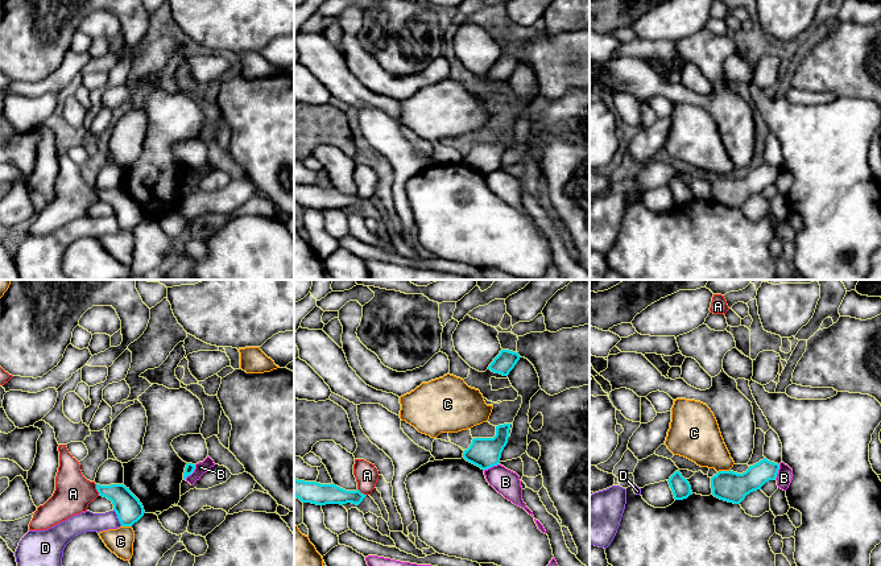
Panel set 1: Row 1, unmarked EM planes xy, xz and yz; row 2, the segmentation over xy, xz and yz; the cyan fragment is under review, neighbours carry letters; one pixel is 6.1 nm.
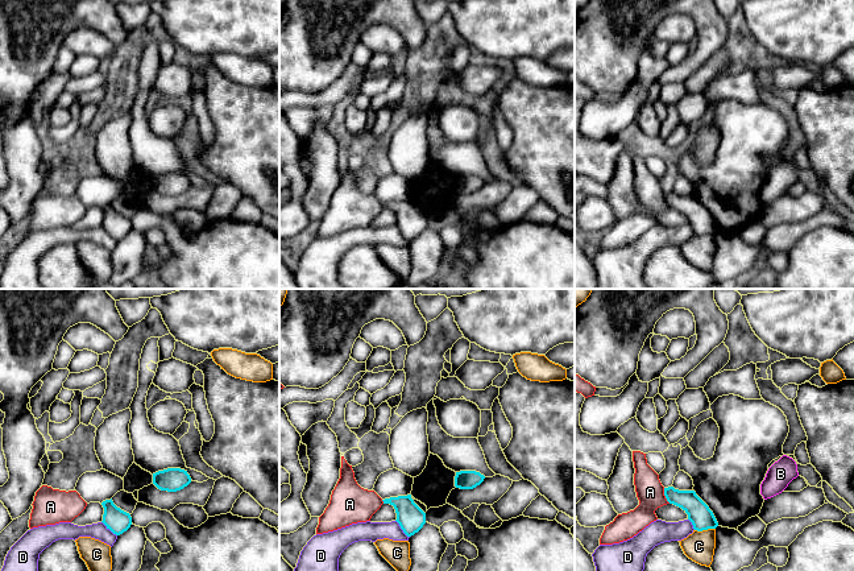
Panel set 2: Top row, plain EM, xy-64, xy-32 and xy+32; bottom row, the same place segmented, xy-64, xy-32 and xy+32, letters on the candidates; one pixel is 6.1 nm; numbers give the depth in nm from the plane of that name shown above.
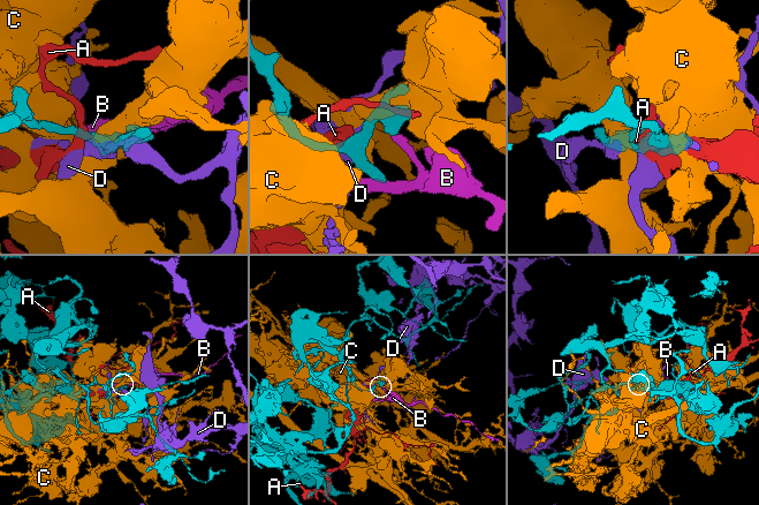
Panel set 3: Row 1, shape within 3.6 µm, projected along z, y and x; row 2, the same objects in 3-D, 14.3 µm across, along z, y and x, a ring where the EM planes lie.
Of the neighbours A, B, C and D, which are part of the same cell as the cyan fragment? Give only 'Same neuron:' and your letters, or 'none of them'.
Same neuron: none of them

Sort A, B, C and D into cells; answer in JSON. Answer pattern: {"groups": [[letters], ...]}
{"groups": [["A"], ["B", "C"], ["D"]]}

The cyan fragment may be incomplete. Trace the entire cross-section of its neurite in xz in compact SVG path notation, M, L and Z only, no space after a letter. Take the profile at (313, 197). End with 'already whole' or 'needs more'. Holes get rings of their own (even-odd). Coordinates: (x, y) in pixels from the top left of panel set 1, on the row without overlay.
M294 183L294 201L302 207L311 207L317 210L343 210L347 207L359 210L367 199L361 198L359 194L346 195L335 190L334 187L320 189L317 186L305 186Z; already whole

